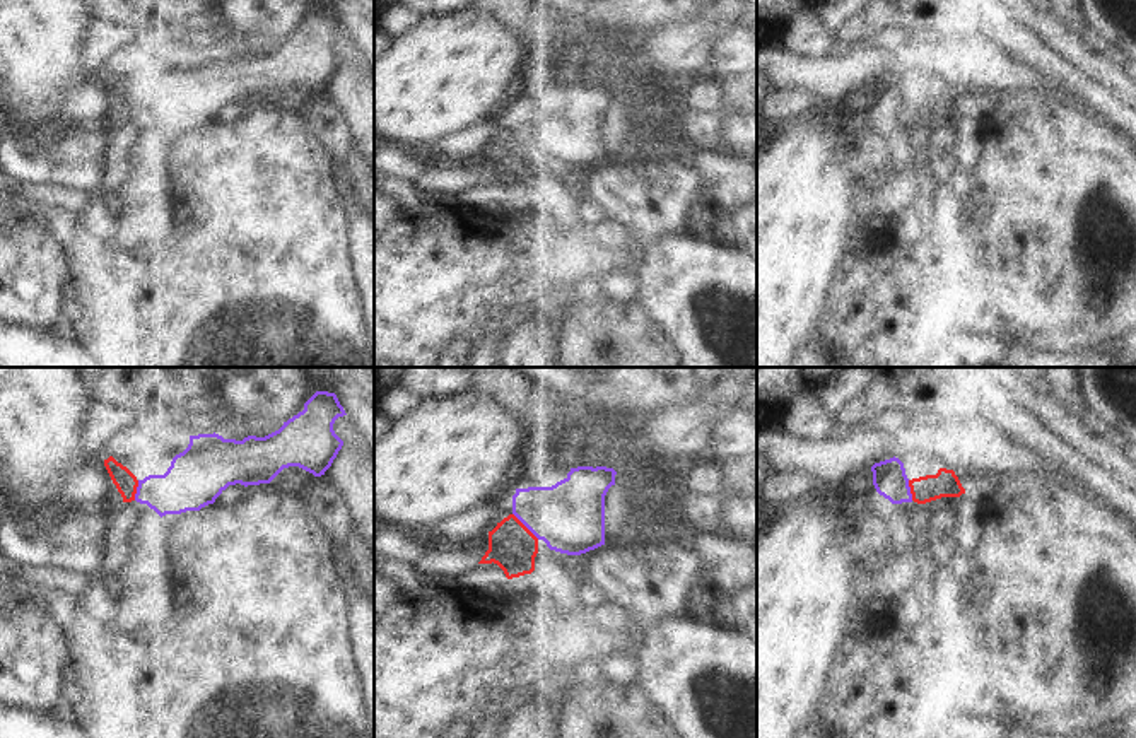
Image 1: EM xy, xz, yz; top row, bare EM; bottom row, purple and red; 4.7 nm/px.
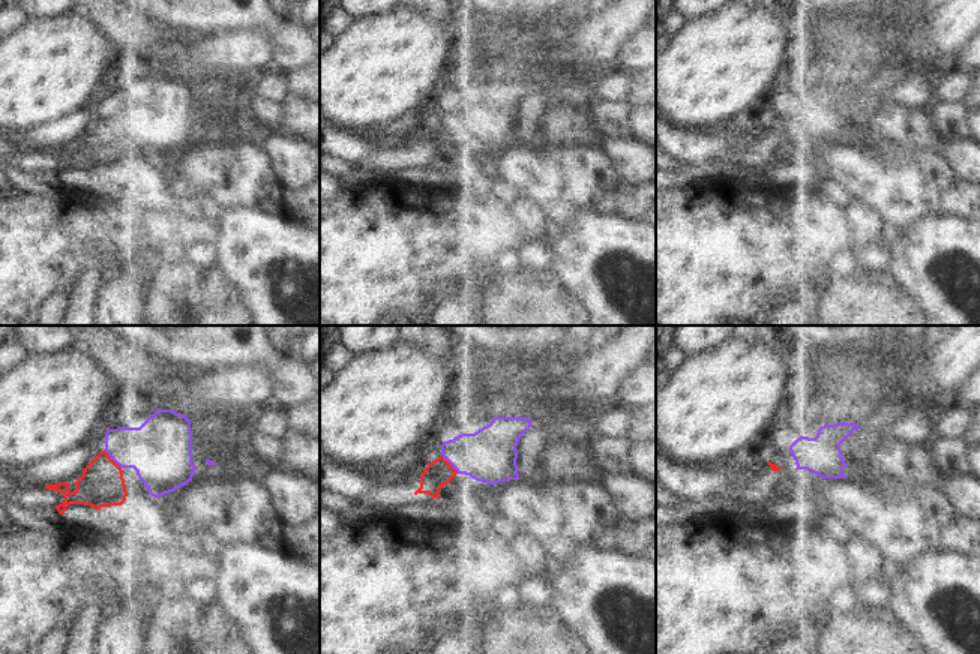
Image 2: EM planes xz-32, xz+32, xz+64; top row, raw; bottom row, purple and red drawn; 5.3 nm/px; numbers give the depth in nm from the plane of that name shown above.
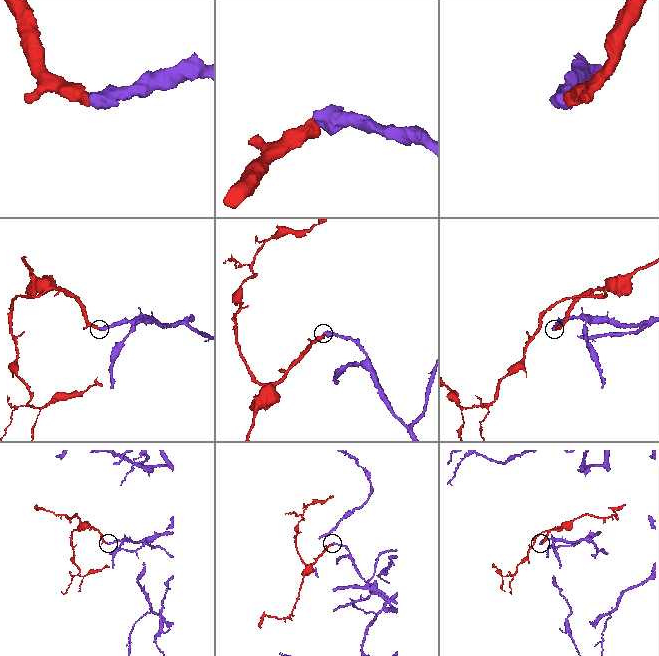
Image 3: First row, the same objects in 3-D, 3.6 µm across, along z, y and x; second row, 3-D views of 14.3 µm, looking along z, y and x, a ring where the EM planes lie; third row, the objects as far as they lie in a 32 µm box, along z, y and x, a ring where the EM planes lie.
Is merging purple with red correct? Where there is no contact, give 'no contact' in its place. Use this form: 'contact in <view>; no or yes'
contact in xz; yes

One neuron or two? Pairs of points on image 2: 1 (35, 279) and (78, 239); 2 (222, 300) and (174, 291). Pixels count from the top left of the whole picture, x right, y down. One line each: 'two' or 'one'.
1: one
2: one

